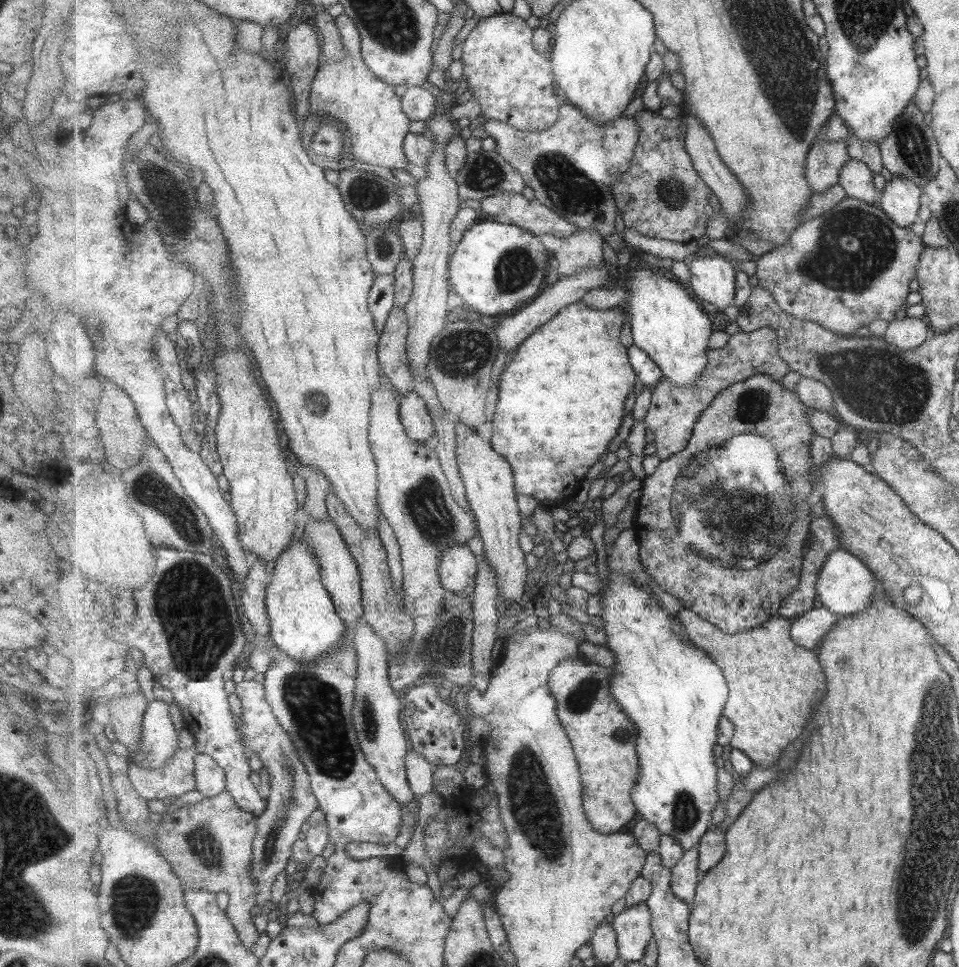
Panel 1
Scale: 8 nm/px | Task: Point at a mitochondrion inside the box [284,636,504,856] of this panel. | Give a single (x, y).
(368, 718)

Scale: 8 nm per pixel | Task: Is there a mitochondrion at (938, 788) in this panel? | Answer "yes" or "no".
yes

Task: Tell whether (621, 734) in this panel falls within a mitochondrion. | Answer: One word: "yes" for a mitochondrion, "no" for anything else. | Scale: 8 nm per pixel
yes

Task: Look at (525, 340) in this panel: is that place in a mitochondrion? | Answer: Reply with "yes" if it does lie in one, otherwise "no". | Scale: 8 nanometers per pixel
no

